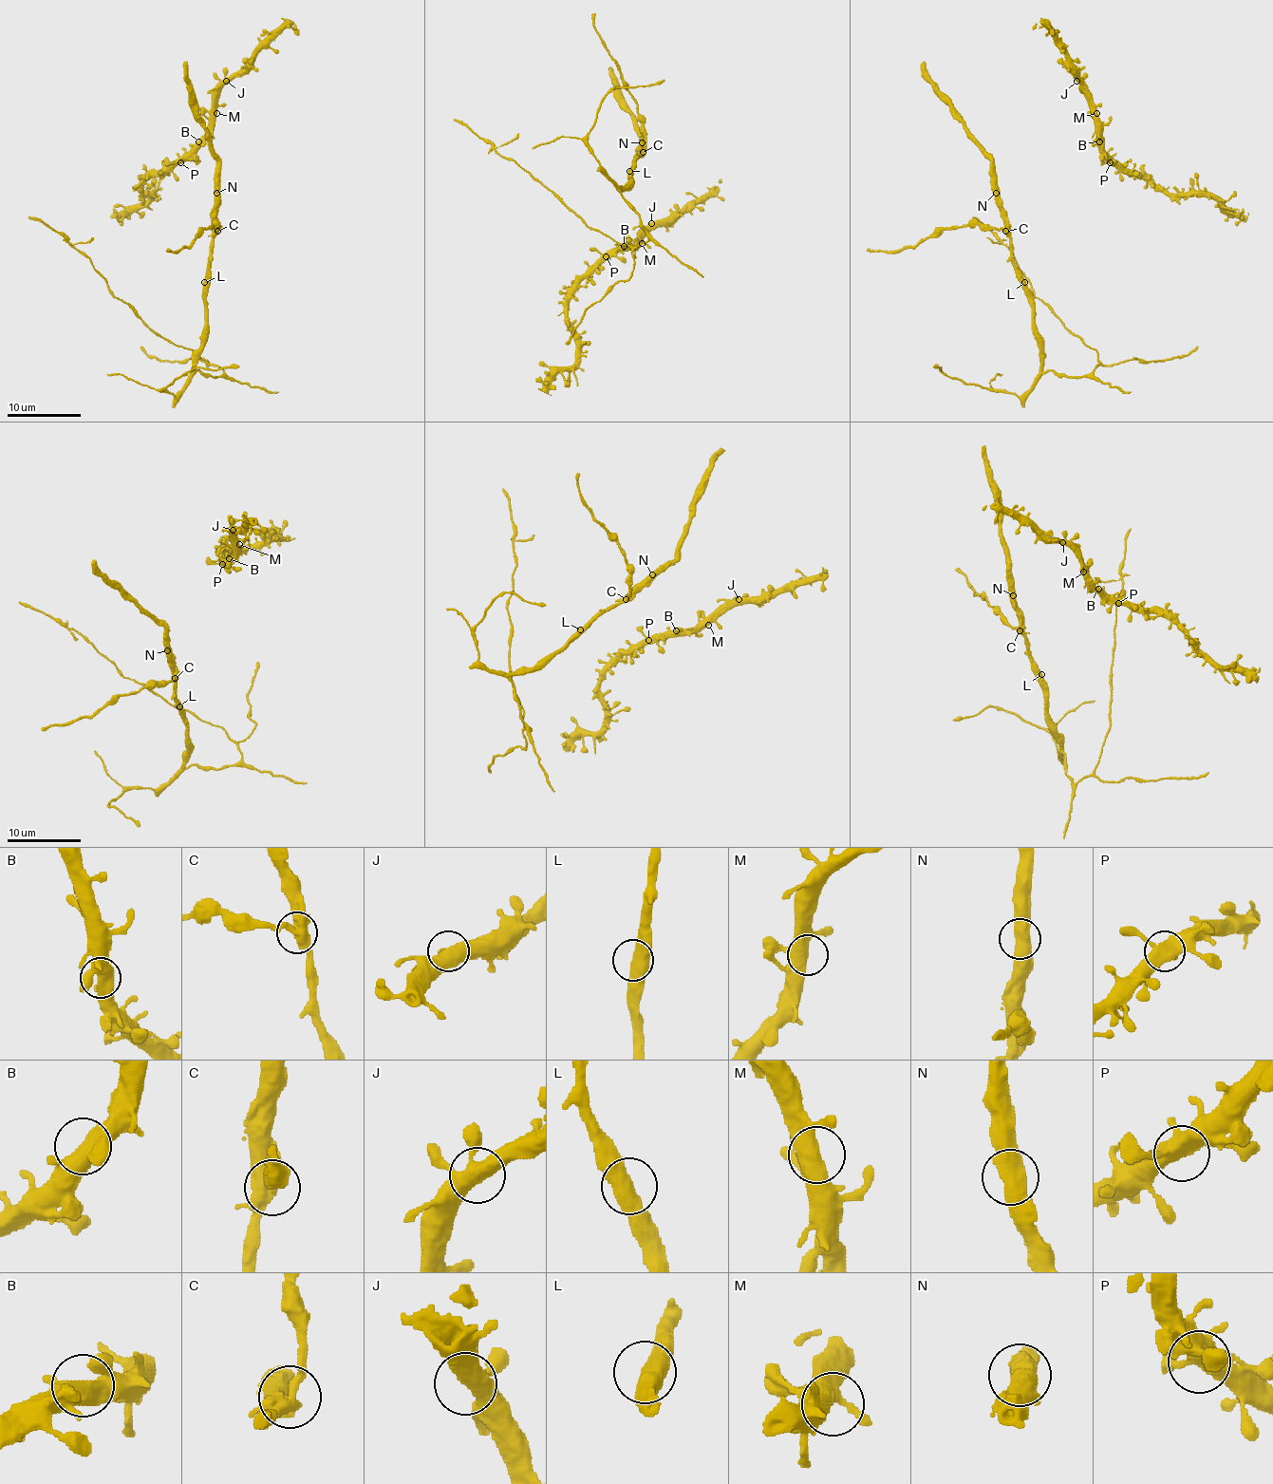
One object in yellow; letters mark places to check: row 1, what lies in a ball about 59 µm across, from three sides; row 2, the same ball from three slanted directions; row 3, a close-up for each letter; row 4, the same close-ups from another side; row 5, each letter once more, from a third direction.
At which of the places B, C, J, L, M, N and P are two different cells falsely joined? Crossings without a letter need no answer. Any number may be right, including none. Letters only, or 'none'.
C

